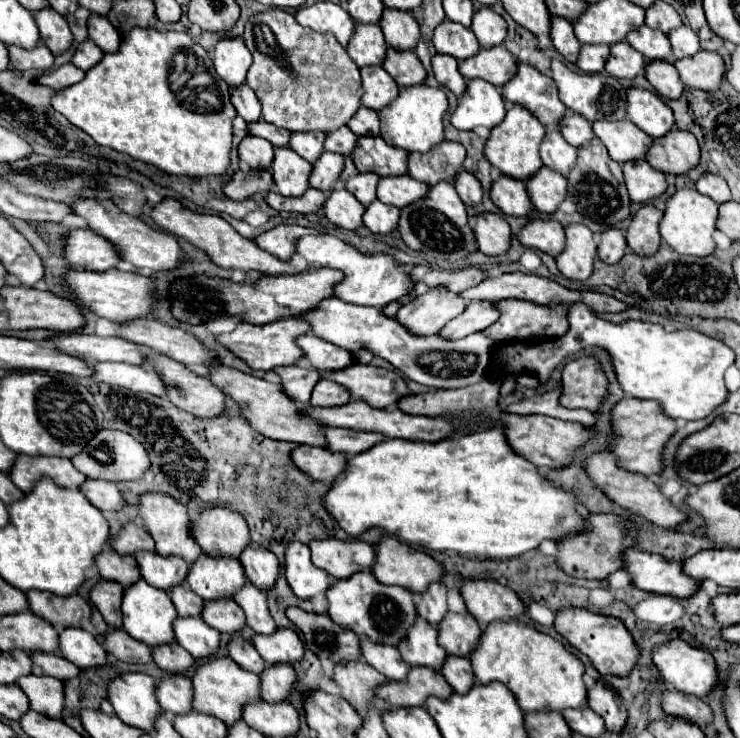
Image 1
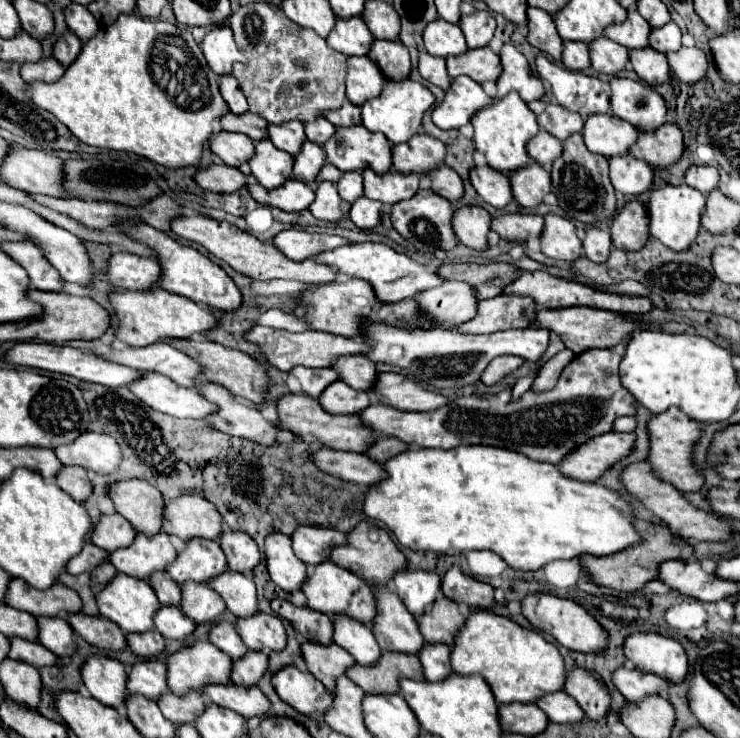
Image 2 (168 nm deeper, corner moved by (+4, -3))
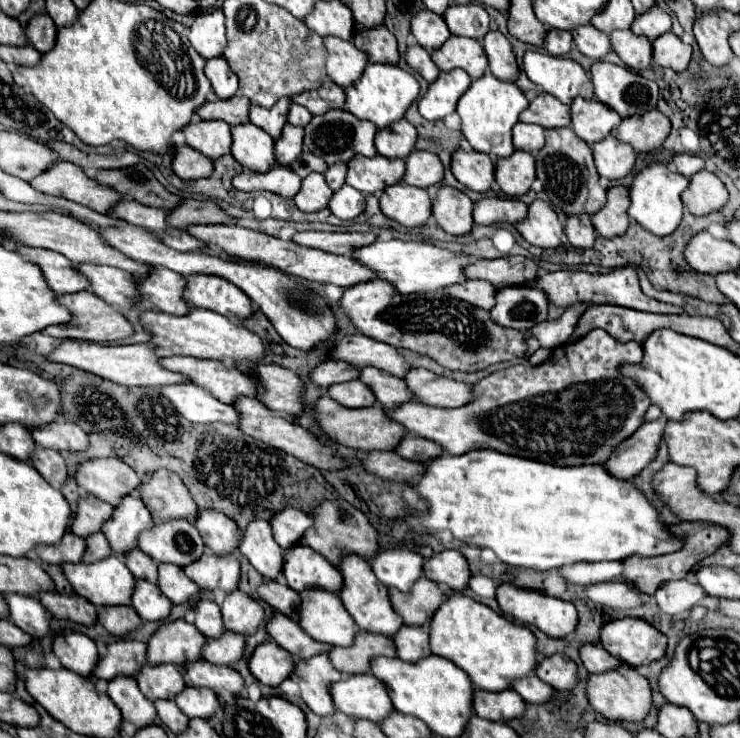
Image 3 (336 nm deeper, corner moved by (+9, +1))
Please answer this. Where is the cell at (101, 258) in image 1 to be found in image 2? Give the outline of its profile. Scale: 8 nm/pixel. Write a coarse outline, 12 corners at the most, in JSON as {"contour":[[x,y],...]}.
{"contour":[[110,255],[106,279],[116,289],[148,289],[160,267],[150,257]]}

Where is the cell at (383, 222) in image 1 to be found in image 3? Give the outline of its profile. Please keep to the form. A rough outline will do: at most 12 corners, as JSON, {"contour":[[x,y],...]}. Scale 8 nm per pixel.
{"contour":[[351,185],[337,189],[329,209],[343,221],[365,209],[365,195]]}

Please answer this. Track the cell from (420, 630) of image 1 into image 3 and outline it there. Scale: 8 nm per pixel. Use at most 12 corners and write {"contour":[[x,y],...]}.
{"contour":[[343,555],[339,597],[363,631],[401,625],[387,587],[359,555]]}

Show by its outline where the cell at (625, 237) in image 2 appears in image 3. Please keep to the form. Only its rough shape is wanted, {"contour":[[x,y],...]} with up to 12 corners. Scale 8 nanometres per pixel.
{"contour":[[611,187],[607,203],[593,215],[603,237],[629,227],[629,189]]}

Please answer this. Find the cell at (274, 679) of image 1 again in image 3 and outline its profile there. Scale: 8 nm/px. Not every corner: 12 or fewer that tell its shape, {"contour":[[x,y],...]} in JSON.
{"contour":[[225,631],[207,639],[203,659],[233,665],[243,655],[243,635]]}

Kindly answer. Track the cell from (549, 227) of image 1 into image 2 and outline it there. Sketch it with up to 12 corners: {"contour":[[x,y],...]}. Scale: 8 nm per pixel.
{"contour":[[512,213],[492,219],[492,229],[508,241],[540,239],[540,215]]}

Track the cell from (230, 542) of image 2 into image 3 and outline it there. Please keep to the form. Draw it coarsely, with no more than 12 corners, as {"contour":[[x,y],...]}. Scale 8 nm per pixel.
{"contour":[[217,509],[197,513],[195,527],[215,555],[237,549],[241,529]]}

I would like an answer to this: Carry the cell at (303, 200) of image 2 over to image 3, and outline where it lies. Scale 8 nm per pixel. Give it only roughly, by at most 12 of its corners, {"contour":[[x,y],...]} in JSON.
{"contour":[[277,163],[267,173],[245,169],[233,177],[239,191],[295,197],[299,175]]}

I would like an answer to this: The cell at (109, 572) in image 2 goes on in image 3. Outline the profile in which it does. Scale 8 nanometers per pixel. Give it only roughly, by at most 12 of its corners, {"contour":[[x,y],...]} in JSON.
{"contour":[[101,531],[91,533],[83,563],[111,555],[111,545]]}

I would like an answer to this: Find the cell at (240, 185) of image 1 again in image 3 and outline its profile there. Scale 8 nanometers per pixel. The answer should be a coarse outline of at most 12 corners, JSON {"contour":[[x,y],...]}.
{"contour":[[173,145],[173,173],[199,179],[213,161],[187,145]]}

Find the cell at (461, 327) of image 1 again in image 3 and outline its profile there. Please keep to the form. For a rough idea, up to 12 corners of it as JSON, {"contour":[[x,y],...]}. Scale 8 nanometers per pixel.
{"contour":[[537,287],[499,289],[491,317],[527,331],[547,321]]}

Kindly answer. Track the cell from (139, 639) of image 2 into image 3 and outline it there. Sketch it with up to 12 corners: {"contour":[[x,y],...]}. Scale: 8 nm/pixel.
{"contour":[[129,605],[99,607],[99,623],[115,637],[141,625]]}

